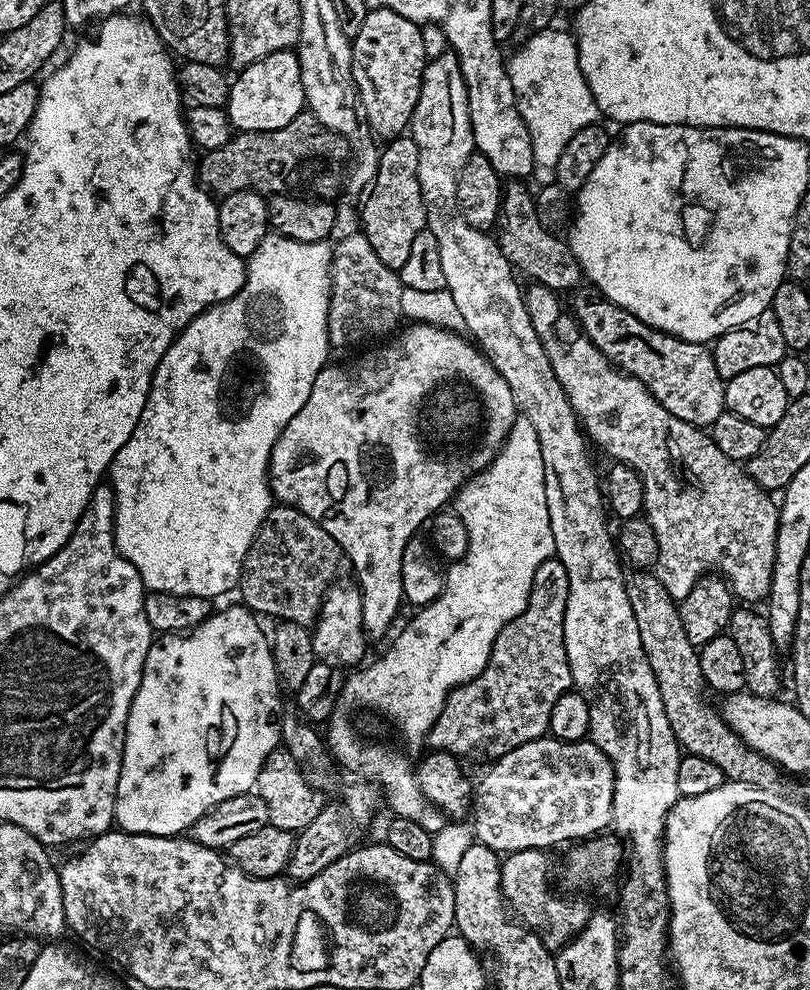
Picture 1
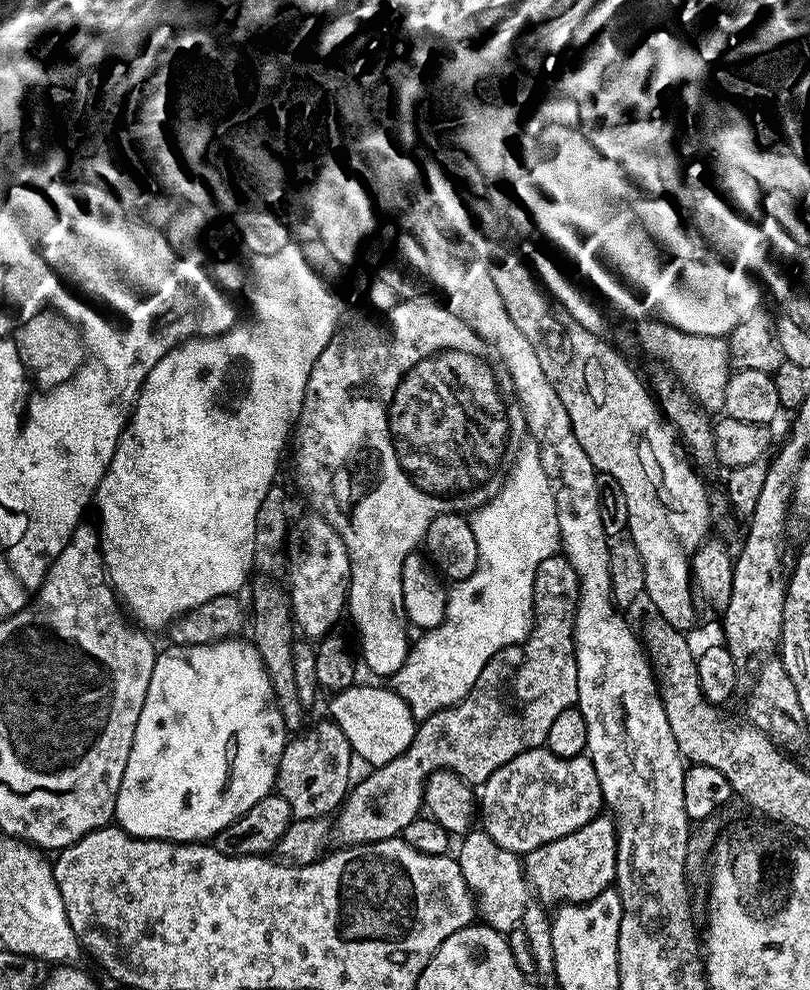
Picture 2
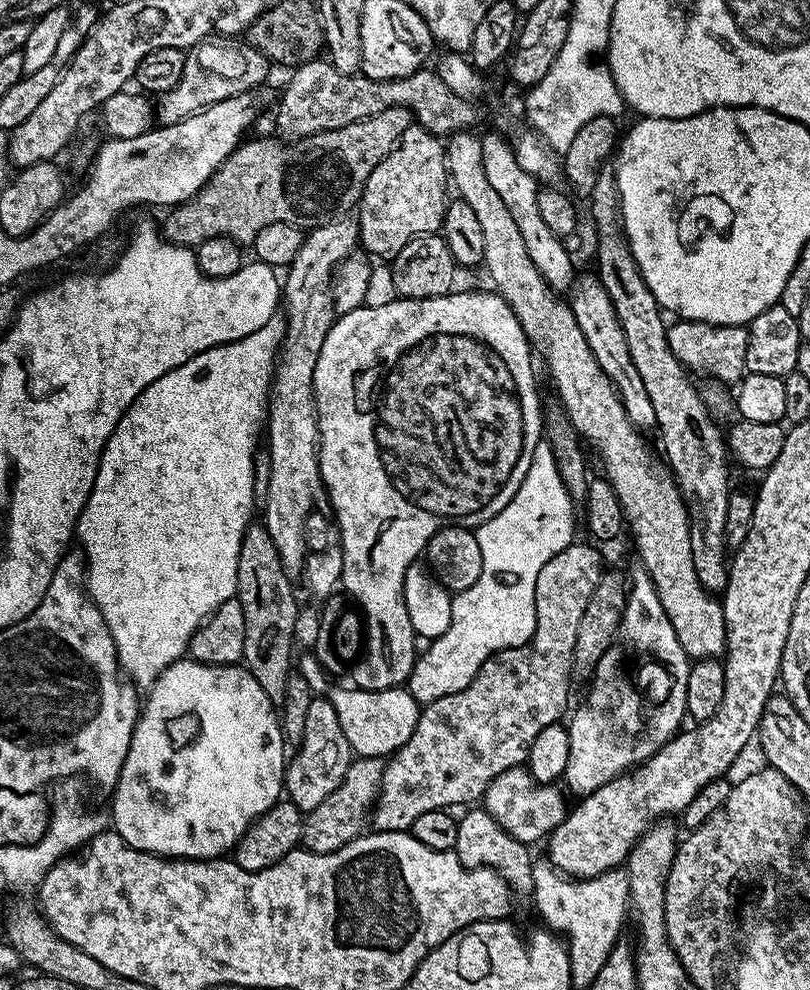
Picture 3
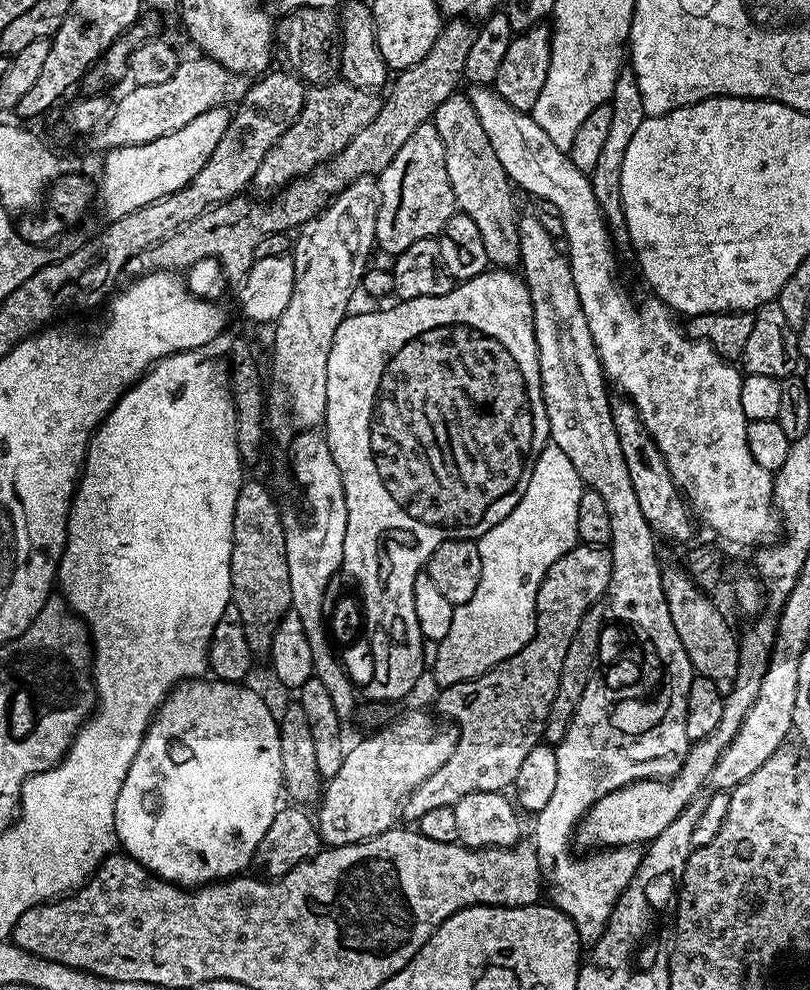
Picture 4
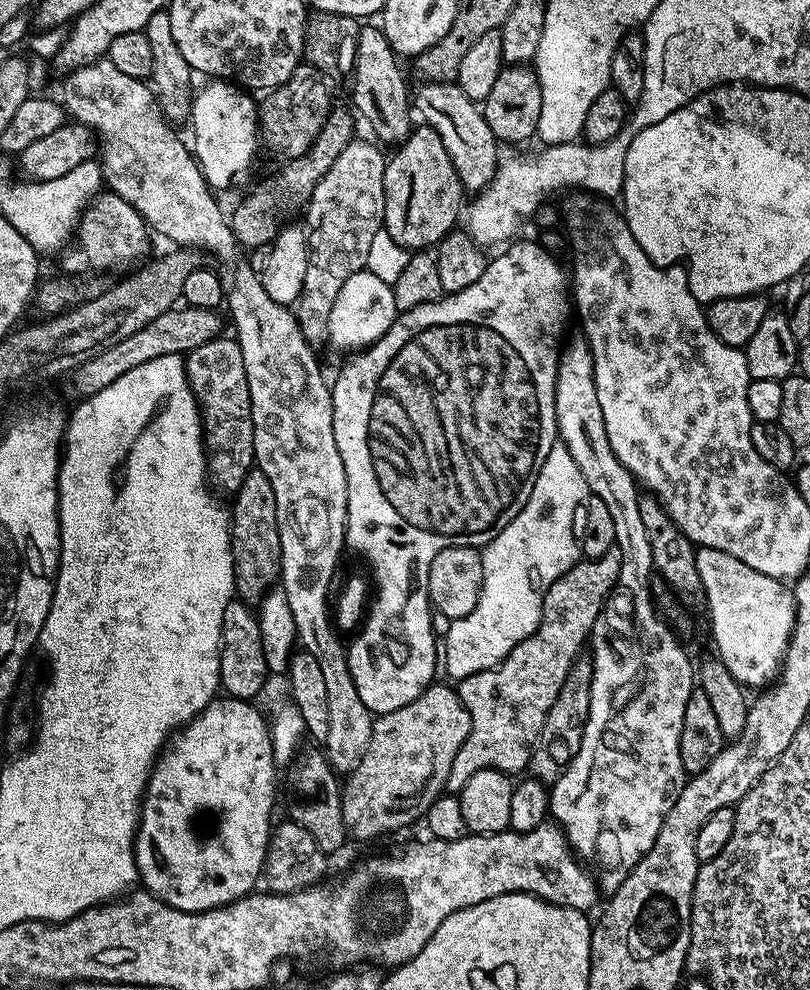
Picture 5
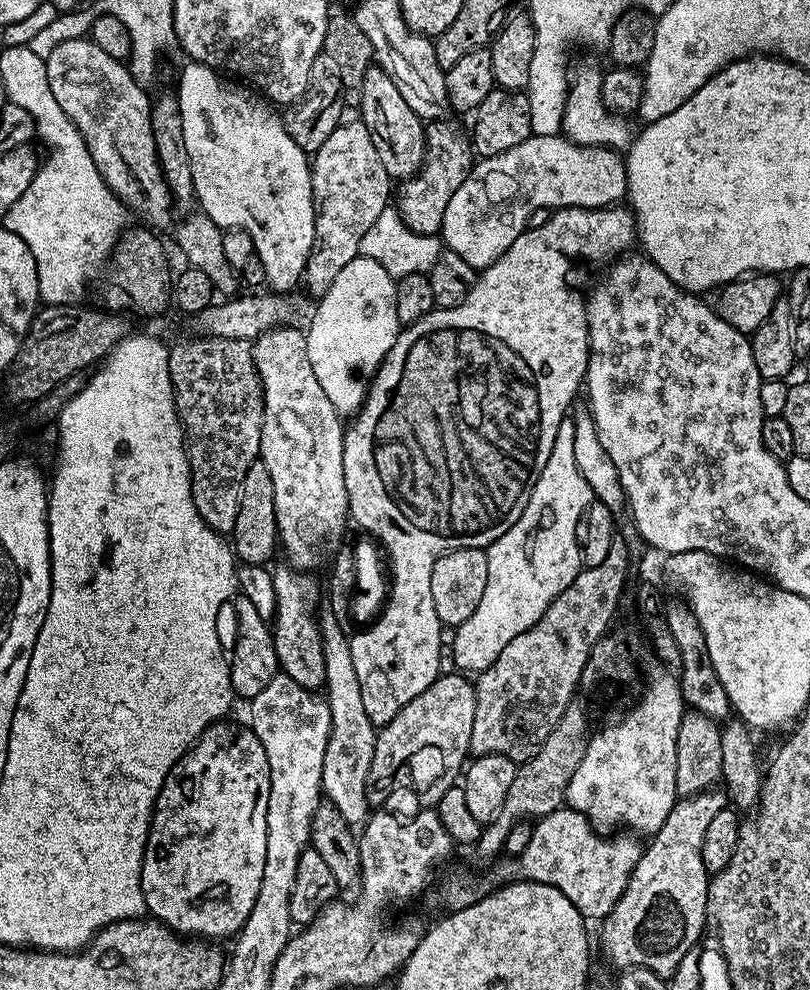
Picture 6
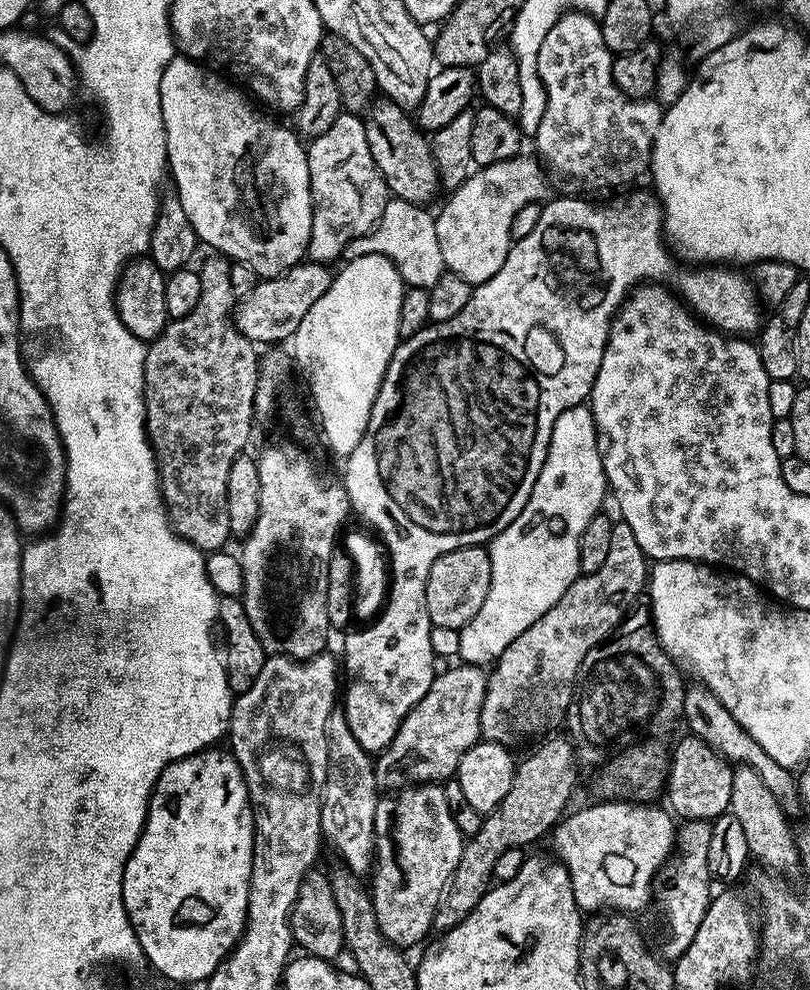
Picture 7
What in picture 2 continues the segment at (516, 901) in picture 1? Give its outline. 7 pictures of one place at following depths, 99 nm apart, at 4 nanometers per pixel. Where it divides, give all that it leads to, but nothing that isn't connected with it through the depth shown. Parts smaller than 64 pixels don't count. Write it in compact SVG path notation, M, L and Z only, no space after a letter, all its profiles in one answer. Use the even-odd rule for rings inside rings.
M611 815L594 817L586 826L538 850L523 853L522 867L536 899L545 906L585 904L616 883L616 822Z

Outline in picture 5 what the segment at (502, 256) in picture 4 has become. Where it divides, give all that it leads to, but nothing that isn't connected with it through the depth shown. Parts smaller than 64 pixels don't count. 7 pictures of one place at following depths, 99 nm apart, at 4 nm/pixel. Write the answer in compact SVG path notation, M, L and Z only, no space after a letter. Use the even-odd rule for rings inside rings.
M424 82L421 85L421 88L414 92L414 108L419 119L430 125L442 138L442 146L446 146L446 154L450 154L450 162L454 162L454 170L465 189L472 194L479 192L494 178L496 165L502 159L501 153L496 153L498 141L490 126L486 126L481 105L466 98L464 91L455 82Z

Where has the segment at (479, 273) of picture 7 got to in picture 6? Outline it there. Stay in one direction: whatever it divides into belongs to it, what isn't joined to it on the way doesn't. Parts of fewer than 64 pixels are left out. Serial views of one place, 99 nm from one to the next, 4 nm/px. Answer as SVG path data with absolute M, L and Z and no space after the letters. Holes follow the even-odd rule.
M559 135L531 136L526 138L526 142L518 142L518 146L513 146L511 150L506 150L506 154L485 156L473 163L466 182L462 182L462 186L458 186L458 190L454 190L454 198L450 198L450 203L446 205L446 218L442 218L439 235L442 237L443 243L448 250L456 252L459 257L464 258L473 268L483 270L489 268L499 256L506 254L506 250L510 250L510 242L514 242L514 238L518 238L518 234L529 227L531 220L528 219L535 212L540 212L543 208L548 208L547 210L555 210L557 208L607 208L619 205L627 195L628 166L625 157L619 151L611 148L587 148L581 144L575 144L573 140L561 138Z

